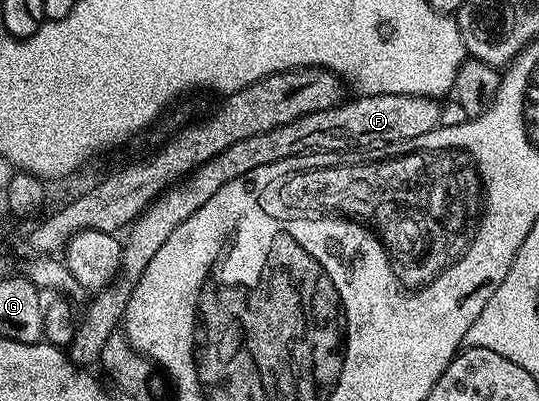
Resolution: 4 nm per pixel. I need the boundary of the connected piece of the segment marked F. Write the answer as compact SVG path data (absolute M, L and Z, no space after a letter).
M365 94L354 97L356 98L350 98L334 108L310 112L298 120L290 120L290 124L282 124L282 128L272 128L270 132L260 132L258 136L238 140L219 156L193 170L179 184L165 190L123 235L119 275L111 286L91 295L84 320L79 321L73 340L66 347L68 357L81 368L99 363L107 338L121 325L132 289L138 284L146 264L154 260L154 252L158 252L158 248L162 248L162 244L170 240L170 232L174 232L178 224L190 220L190 216L194 216L194 212L198 212L198 208L202 208L202 204L206 204L206 200L210 200L210 196L214 196L214 192L218 192L222 184L241 178L246 172L254 172L254 168L262 168L266 164L297 158L303 154L372 152L381 146L426 136L426 132L436 129L442 122L441 103L434 98L413 94Z

